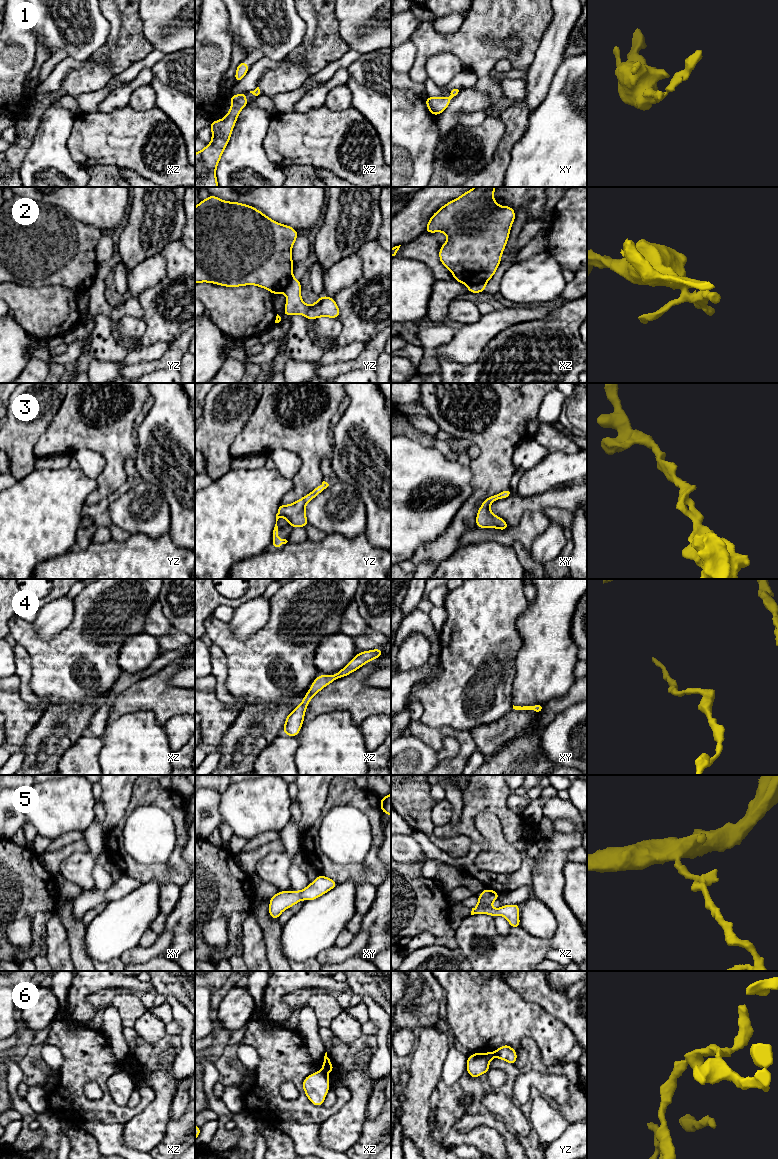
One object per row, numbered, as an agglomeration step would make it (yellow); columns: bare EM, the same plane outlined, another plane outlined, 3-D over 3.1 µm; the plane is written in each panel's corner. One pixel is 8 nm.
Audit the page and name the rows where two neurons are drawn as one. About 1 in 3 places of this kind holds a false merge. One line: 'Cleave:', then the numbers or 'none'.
Cleave: 2, 6

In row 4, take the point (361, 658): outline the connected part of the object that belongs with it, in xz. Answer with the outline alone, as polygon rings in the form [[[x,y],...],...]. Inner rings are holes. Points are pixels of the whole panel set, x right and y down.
[[[381,648],[359,652],[343,669],[339,670],[335,675],[327,674],[317,676],[299,706],[286,717],[282,733],[291,737],[296,737],[303,725],[305,710],[307,709],[311,699],[319,691],[338,678],[346,677],[347,675],[361,668],[365,663],[381,657],[382,654],[383,650]]]

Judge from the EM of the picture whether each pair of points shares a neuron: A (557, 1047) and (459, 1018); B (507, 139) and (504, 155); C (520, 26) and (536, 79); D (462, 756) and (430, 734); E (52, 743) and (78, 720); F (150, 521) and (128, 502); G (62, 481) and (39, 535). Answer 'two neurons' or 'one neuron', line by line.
A: one neuron
B: one neuron
C: two neurons
D: one neuron
E: one neuron
F: one neuron
G: one neuron

